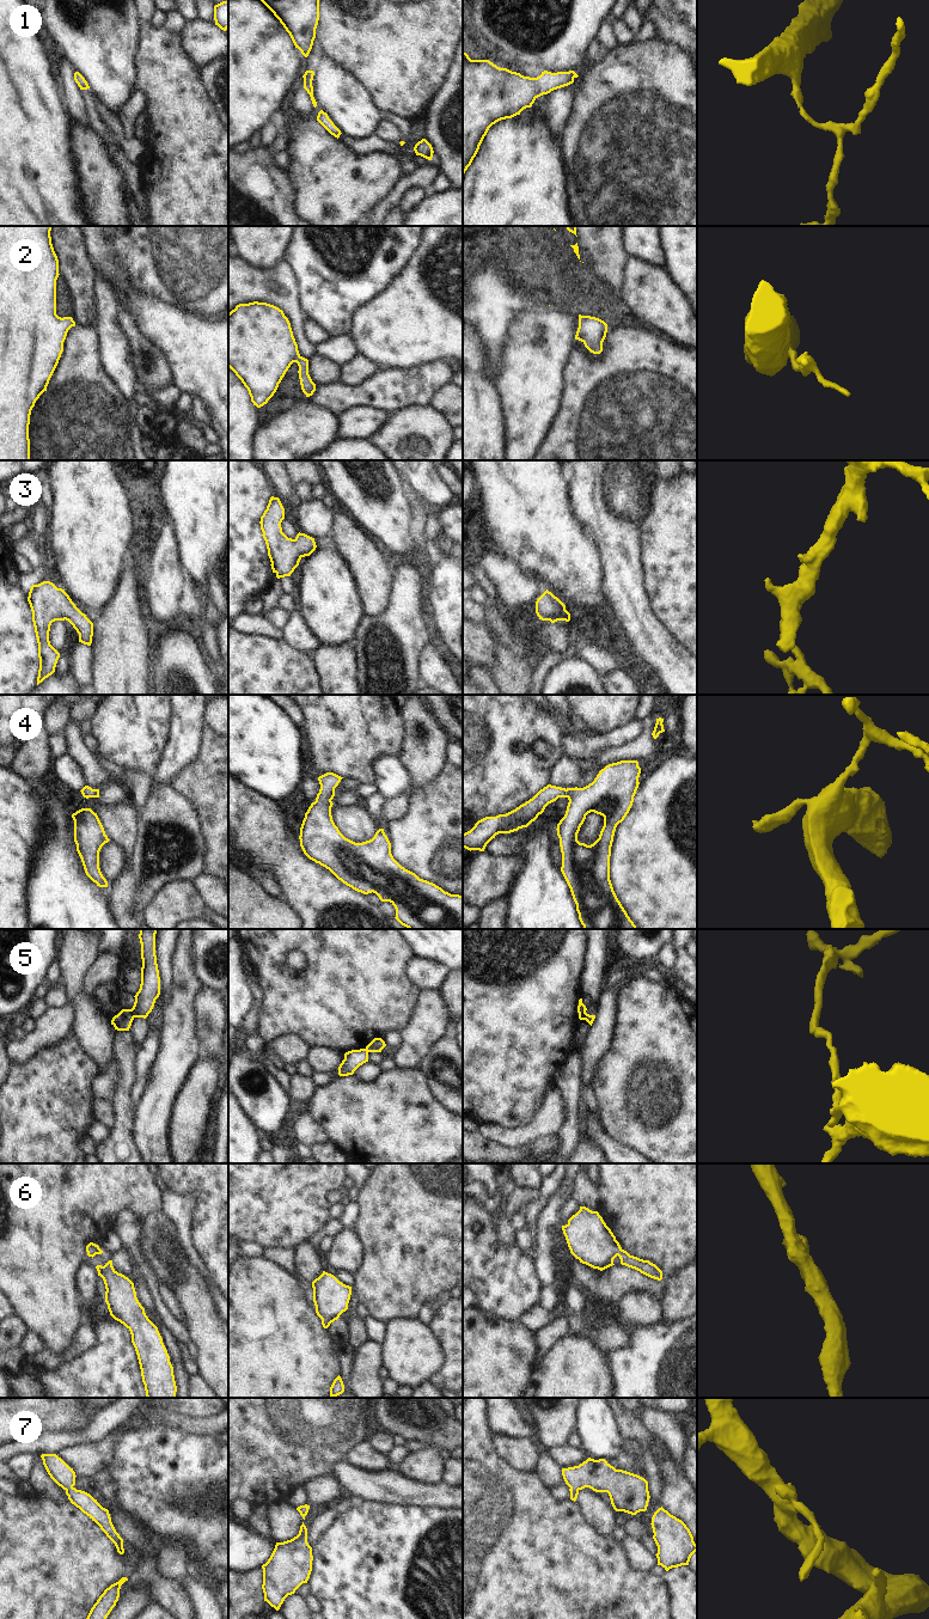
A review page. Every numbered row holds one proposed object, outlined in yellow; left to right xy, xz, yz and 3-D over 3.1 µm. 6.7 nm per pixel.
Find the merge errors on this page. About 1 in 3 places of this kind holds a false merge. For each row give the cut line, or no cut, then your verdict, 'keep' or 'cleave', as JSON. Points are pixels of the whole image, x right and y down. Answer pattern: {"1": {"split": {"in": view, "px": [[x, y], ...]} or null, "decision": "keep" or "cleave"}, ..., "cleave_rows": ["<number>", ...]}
{"1": {"split": null, "decision": "keep"}, "2": {"split": null, "decision": "keep"}, "3": {"split": null, "decision": "keep"}, "4": {"split": null, "decision": "keep"}, "5": {"split": {"in": "xy", "px": [[130, 1009], [134, 1016]]}, "decision": "cleave"}, "6": {"split": null, "decision": "keep"}, "7": {"split": null, "decision": "keep"}, "cleave_rows": ["5"]}

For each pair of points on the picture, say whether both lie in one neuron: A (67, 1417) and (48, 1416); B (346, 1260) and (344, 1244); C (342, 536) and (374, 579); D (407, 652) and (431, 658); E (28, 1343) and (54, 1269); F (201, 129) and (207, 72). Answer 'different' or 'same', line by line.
A: same
B: same
C: same
D: different
E: different
F: different

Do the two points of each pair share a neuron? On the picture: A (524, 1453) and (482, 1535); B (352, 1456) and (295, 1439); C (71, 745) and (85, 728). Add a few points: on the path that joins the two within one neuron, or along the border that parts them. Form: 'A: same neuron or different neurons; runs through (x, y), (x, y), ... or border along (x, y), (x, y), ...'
A: different neurons; border along (495, 1451), (506, 1462), (520, 1472), (535, 1472)
B: different neurons; border along (366, 1439), (355, 1443), (343, 1455), (342, 1460)
C: different neurons; border along (79, 725), (79, 731), (83, 734)

